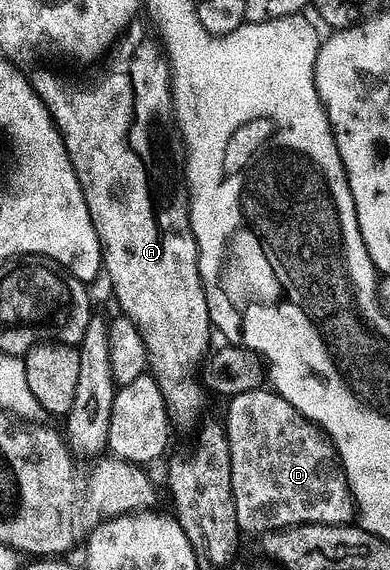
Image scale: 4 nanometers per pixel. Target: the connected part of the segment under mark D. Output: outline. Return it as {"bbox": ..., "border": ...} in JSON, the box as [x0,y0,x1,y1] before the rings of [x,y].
{"bbox":[224,387,355,534],"border":[[[260,387],[235,393],[228,401],[224,435],[229,441],[231,486],[242,533],[276,534],[298,526],[345,526],[355,516],[353,491],[333,441],[278,392]]]}

